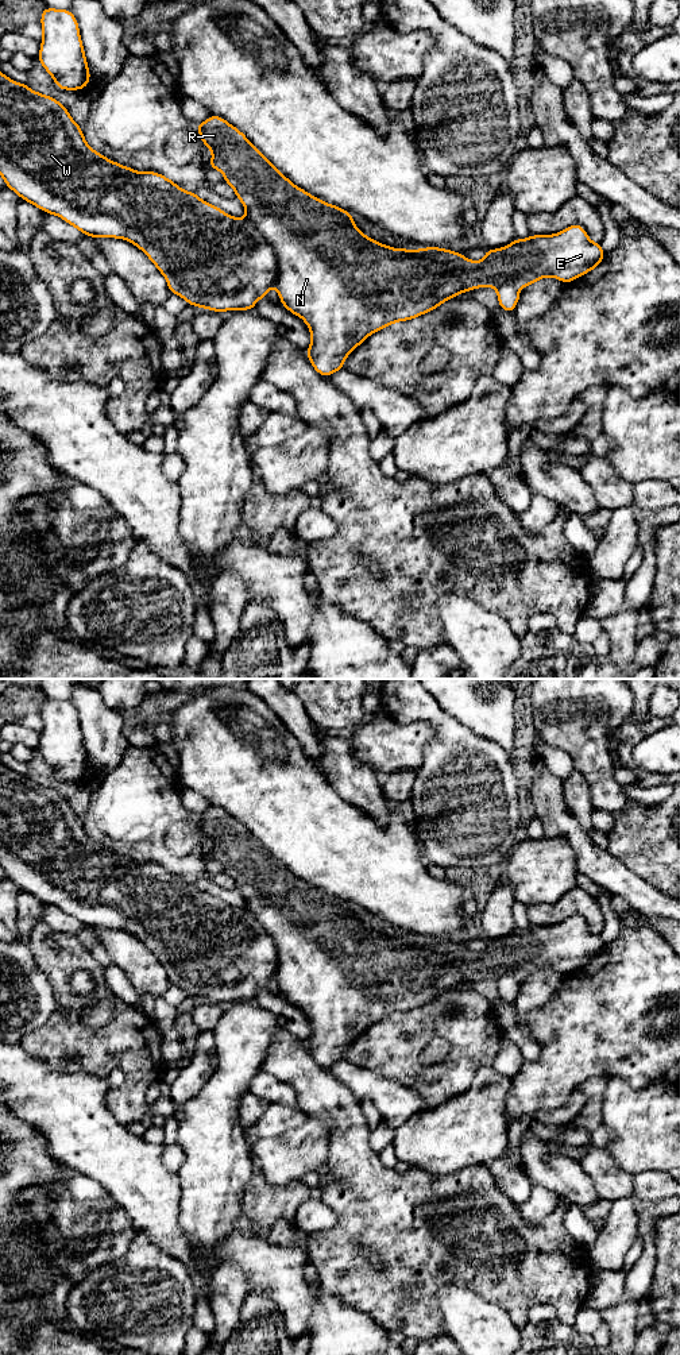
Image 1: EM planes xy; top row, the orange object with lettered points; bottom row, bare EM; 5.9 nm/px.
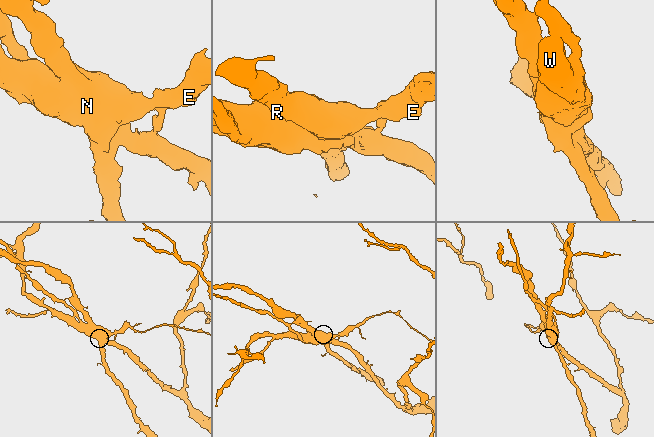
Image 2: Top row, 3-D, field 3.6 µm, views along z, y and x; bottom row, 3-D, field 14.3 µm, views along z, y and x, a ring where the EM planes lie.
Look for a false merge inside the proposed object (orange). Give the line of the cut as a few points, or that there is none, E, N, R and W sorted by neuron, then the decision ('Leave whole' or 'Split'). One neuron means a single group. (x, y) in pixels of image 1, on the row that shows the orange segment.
Split along xy (246, 216), (273, 250), (277, 263), (275, 284). Groups: E N R / W. Split

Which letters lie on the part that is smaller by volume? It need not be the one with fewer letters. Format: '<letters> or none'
E, N, R

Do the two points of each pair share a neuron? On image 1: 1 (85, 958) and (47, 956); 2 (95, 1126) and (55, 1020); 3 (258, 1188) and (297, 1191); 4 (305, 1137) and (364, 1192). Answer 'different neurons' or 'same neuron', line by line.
1: same neuron
2: different neurons
3: same neuron
4: different neurons

